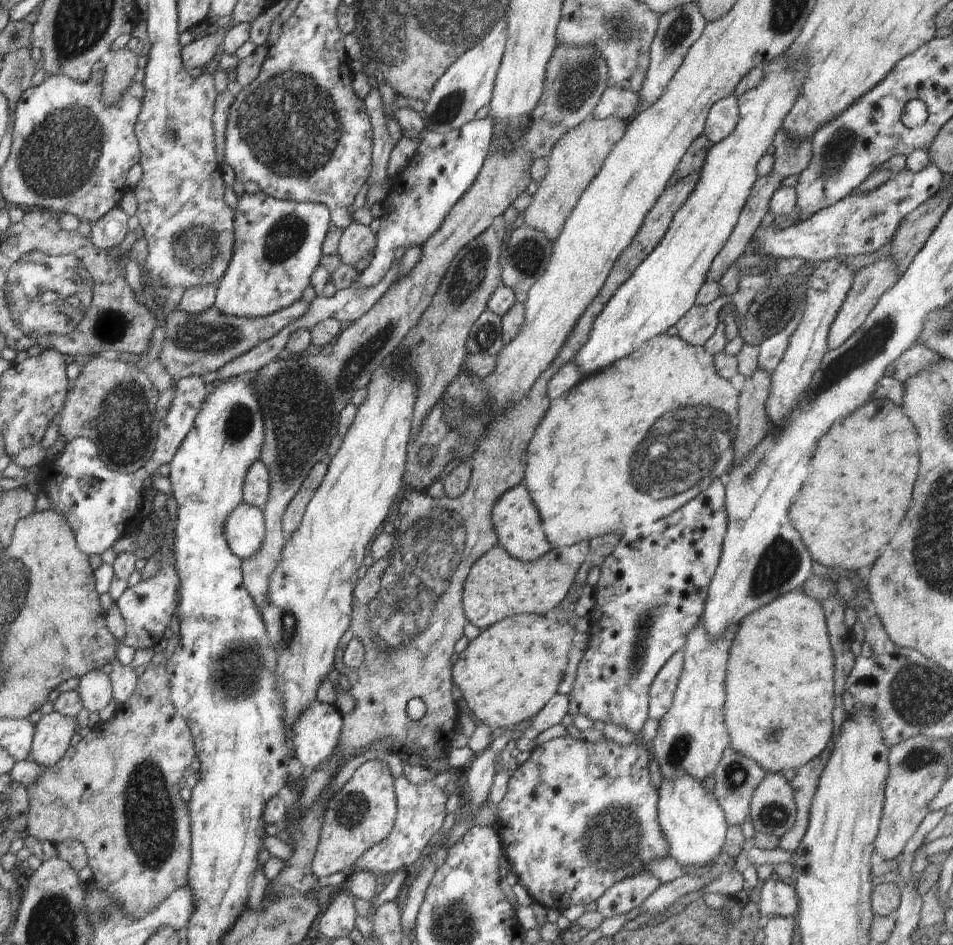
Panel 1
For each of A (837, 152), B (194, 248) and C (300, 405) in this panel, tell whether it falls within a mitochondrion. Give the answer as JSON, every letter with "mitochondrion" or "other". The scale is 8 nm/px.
{"A":"mitochondrion","B":"mitochondrion","C":"mitochondrion"}

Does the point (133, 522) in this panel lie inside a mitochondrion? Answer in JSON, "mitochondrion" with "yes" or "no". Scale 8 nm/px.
{"mitochondrion":"no"}

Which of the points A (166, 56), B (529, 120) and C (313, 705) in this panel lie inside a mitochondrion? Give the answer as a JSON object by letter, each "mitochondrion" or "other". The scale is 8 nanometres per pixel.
{"A":"other","B":"other","C":"other"}

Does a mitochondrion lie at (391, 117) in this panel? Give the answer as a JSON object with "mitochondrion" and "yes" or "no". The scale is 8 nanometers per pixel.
{"mitochondrion":"no"}

